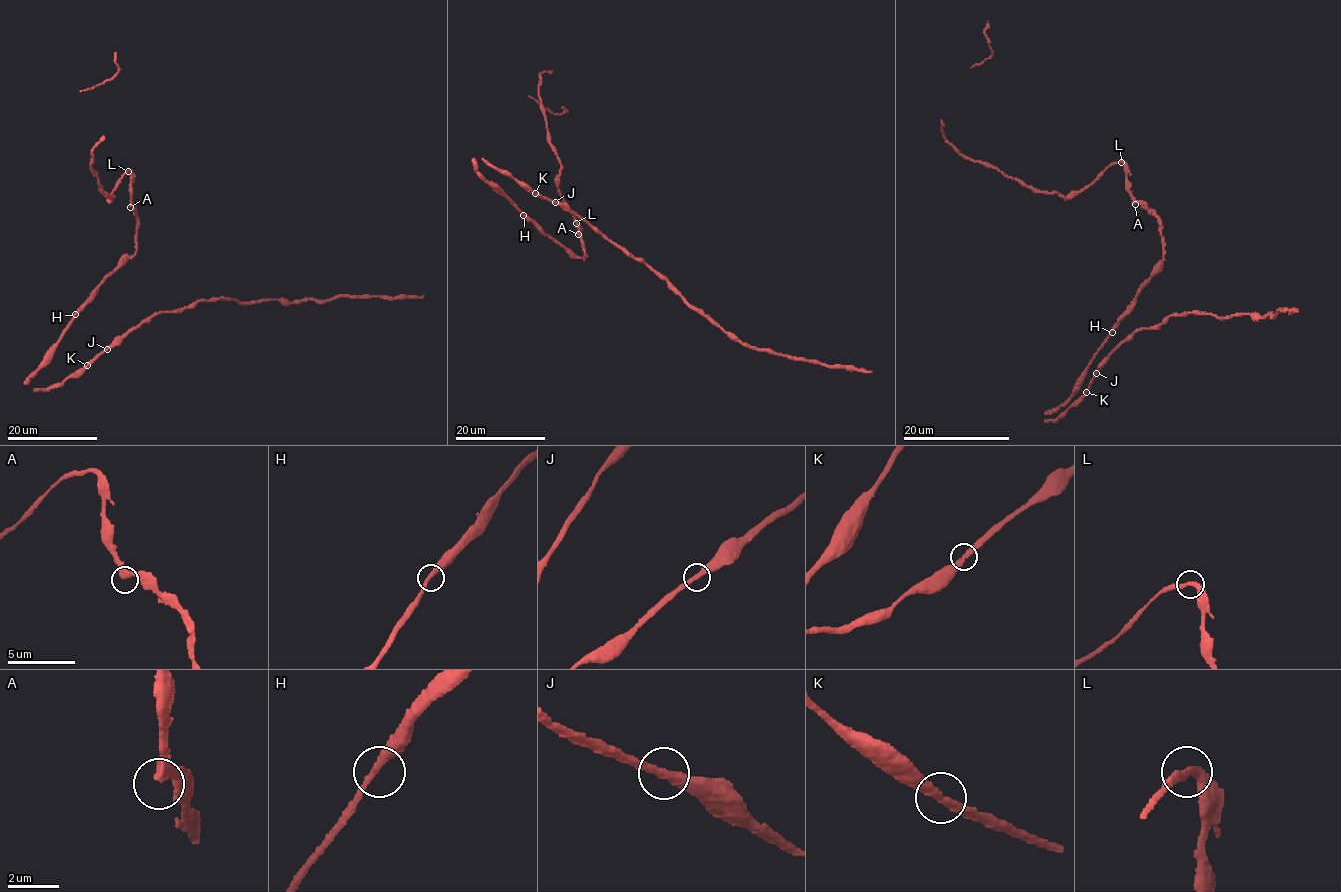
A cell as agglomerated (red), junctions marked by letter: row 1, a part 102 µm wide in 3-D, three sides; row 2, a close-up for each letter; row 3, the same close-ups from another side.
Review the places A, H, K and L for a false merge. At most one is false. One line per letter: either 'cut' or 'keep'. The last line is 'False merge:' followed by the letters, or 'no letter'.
A: keep
H: keep
K: keep
L: keep
False merge: no letter

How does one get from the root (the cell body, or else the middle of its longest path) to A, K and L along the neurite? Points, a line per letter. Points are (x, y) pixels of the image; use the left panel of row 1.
A: (56, 344), (91, 293), (135, 254), (137, 217), (134, 207), (130, 207)
K: (56, 344), (53, 354), (27, 381), (35, 390), (59, 386), (87, 365)
L: (56, 344), (91, 293), (135, 254), (137, 217), (131, 202), (131, 174), (128, 171)

